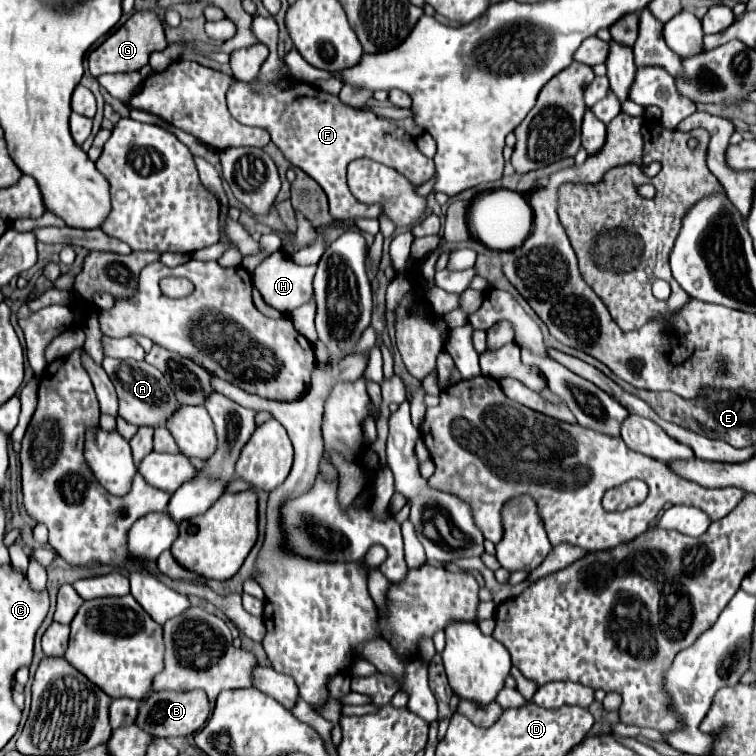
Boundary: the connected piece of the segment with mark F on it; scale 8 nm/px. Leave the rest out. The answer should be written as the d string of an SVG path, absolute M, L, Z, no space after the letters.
M254 17L252 31L260 43L268 45L270 55L262 65L258 83L236 81L228 91L228 111L236 121L250 127L262 127L272 133L272 143L284 157L310 175L330 201L330 215L334 221L354 221L360 217L378 217L380 207L360 205L346 185L346 167L350 161L366 157L406 175L414 185L426 183L434 175L434 161L424 157L414 139L394 123L376 117L370 111L356 111L344 105L338 97L328 95L306 83L292 83L286 87L274 85L280 73L280 57L276 53L278 25L272 17Z

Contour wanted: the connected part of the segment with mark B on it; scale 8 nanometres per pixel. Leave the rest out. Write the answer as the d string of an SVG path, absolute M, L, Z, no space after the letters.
M196 689L196 691L160 691L160 693L152 693L140 705L136 725L154 737L164 737L164 739L180 737L180 735L186 737L186 735L192 735L198 729L202 729L202 725L208 719L208 713L210 713L208 697L200 689Z

